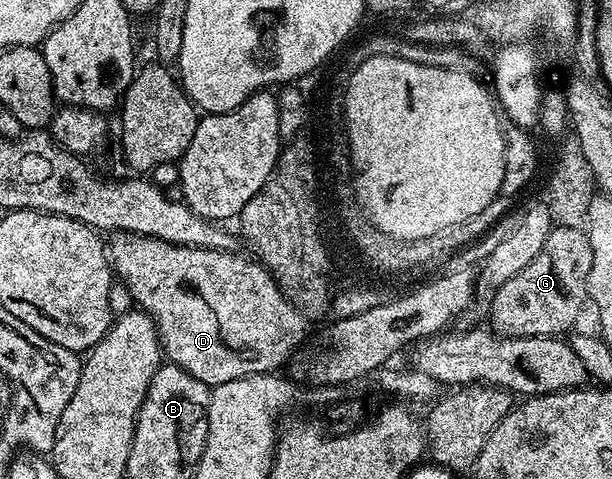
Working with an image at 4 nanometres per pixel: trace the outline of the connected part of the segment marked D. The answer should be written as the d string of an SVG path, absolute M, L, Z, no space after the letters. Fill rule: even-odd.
M116 232L111 238L106 249L115 277L129 289L133 303L152 318L160 334L163 357L171 365L180 366L190 372L190 376L202 380L209 388L226 384L226 380L279 371L289 361L291 350L303 344L309 319L289 302L280 285L272 279L271 272L259 261L243 258L240 252L179 246L141 234Z

